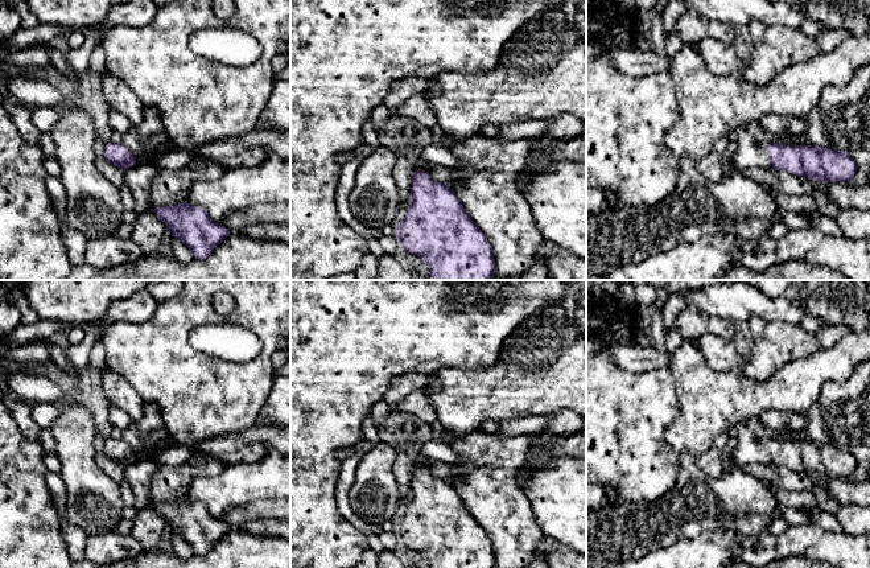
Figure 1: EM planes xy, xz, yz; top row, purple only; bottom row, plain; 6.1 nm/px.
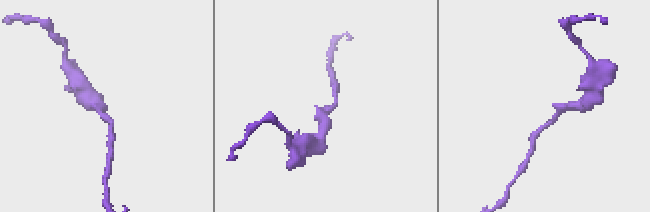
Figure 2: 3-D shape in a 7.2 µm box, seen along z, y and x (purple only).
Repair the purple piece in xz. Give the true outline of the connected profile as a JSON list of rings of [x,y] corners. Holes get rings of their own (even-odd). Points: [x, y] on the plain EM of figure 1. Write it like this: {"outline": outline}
{"outline": [[[425,466],[413,468],[411,501],[396,520],[399,540],[426,559],[429,568],[495,568],[492,544],[453,485],[433,477]]]}

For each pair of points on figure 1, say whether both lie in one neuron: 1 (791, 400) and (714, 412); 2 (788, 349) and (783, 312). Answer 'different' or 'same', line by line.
1: same
2: different

